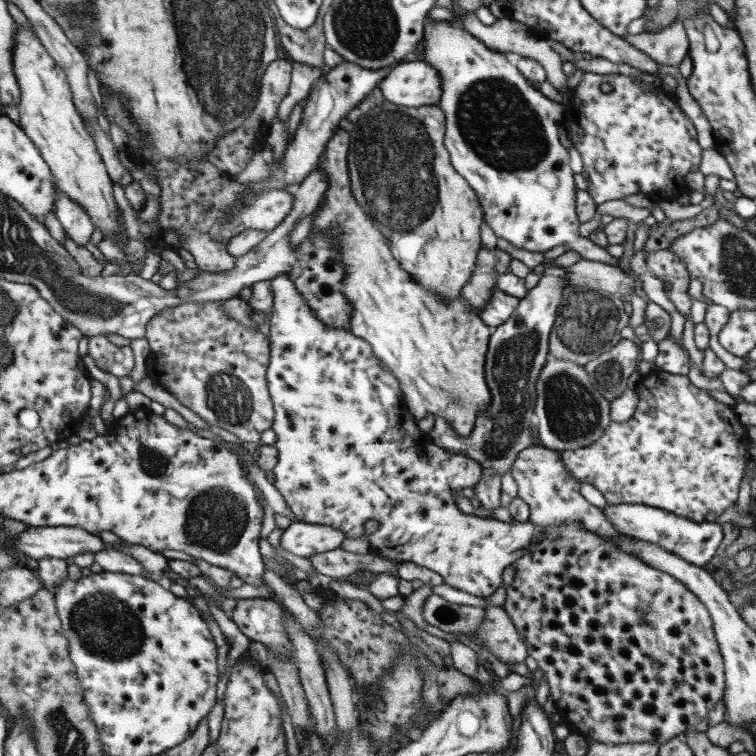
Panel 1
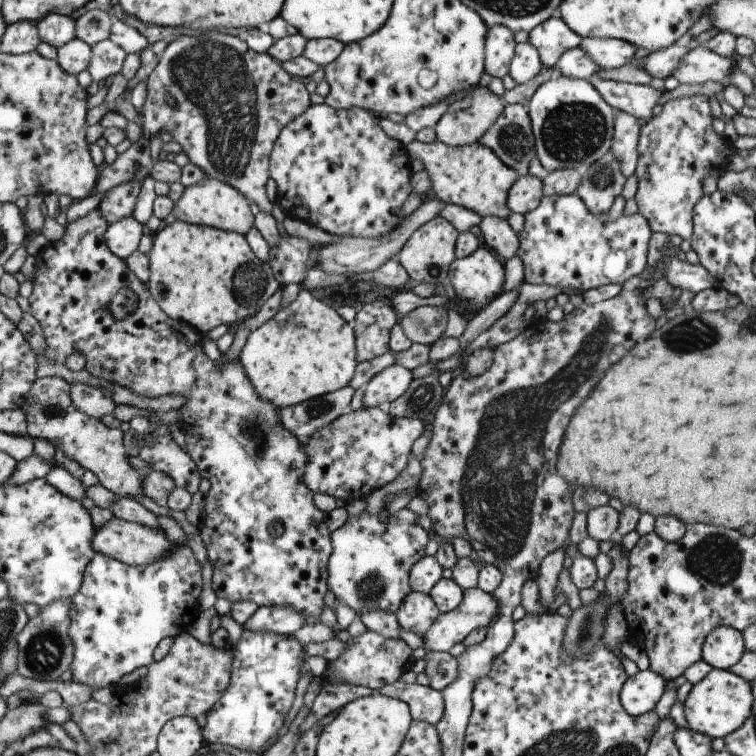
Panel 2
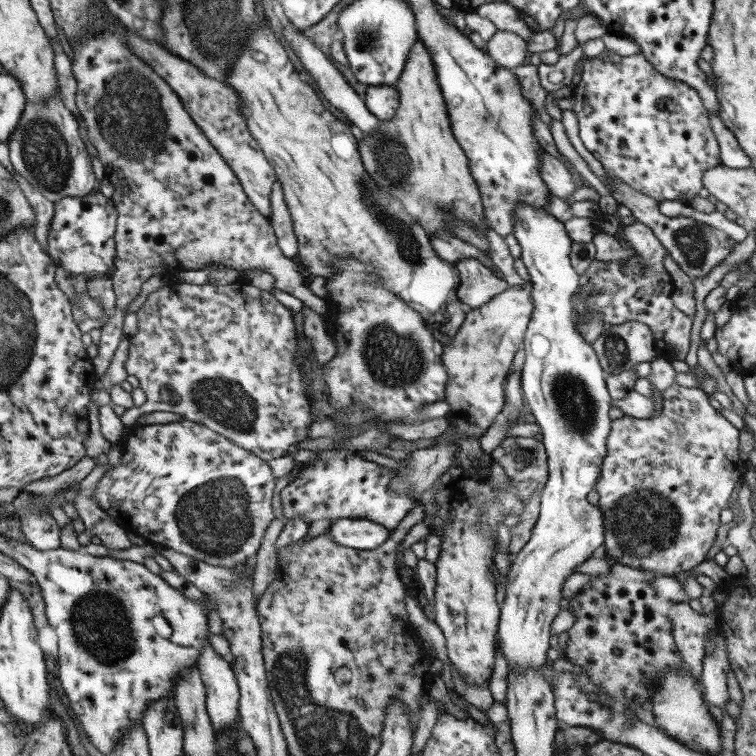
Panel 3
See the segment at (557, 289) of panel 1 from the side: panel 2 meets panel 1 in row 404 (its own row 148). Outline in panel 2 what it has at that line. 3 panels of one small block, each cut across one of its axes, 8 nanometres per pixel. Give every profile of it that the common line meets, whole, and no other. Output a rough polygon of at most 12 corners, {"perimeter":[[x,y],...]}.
{"perimeter":[[505,104],[477,143],[520,176],[536,152],[526,107]]}

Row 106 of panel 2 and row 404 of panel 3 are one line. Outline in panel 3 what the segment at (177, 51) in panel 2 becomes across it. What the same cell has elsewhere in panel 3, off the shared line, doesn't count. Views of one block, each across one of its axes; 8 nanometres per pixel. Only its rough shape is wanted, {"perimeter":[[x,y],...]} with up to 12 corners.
{"perimeter":[[245,281],[166,284],[124,369],[267,461],[313,422],[292,313]]}

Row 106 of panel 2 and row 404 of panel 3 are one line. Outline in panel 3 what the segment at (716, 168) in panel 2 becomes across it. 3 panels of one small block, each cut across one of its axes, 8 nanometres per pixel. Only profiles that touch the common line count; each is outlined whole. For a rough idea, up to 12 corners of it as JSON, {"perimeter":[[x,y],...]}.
{"perimeter":[[701,388],[611,421],[603,546],[691,572],[741,476]]}

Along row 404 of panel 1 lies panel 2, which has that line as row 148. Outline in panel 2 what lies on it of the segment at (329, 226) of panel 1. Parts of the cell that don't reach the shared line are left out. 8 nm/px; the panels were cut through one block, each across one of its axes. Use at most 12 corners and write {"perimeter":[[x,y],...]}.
{"perimeter":[[415,138],[430,195],[481,218],[506,219],[520,174],[479,143]]}

